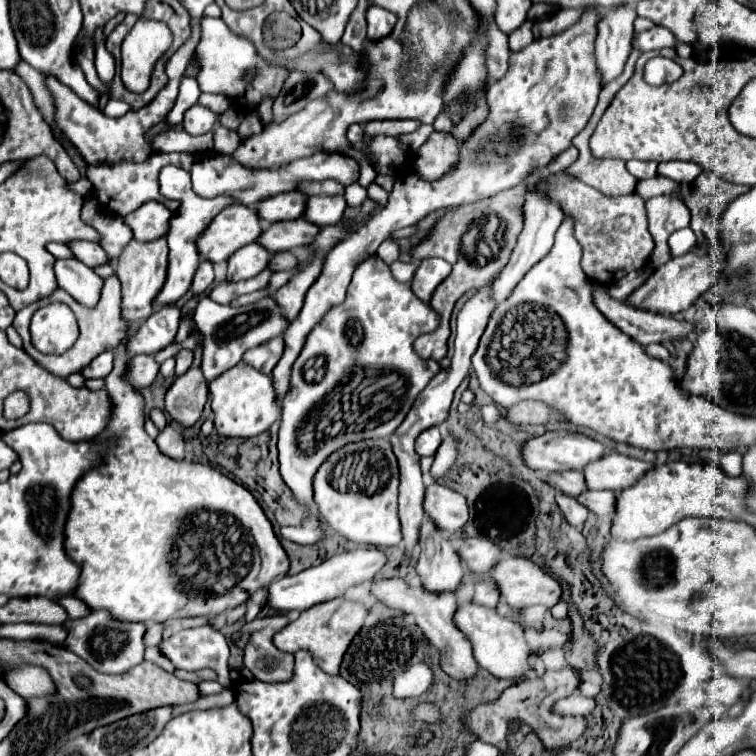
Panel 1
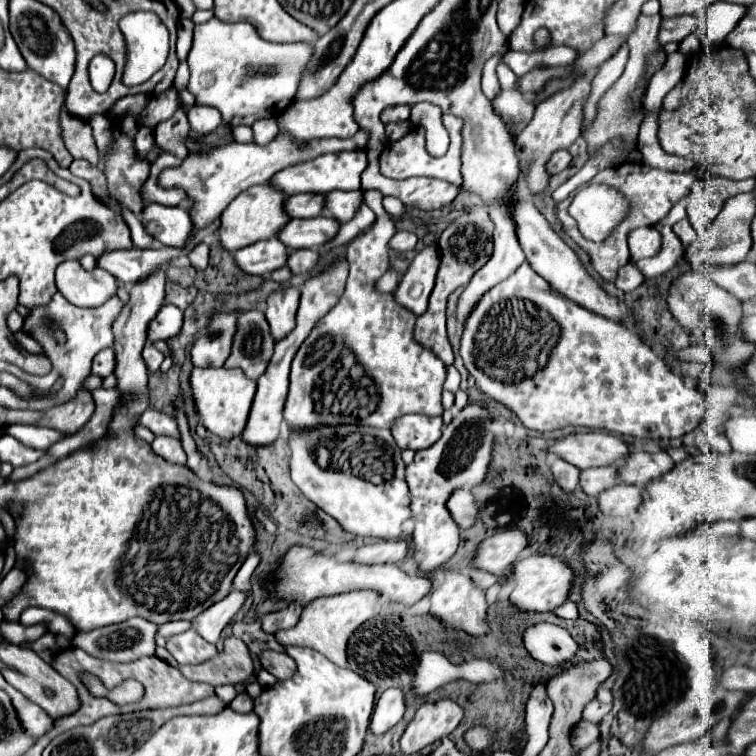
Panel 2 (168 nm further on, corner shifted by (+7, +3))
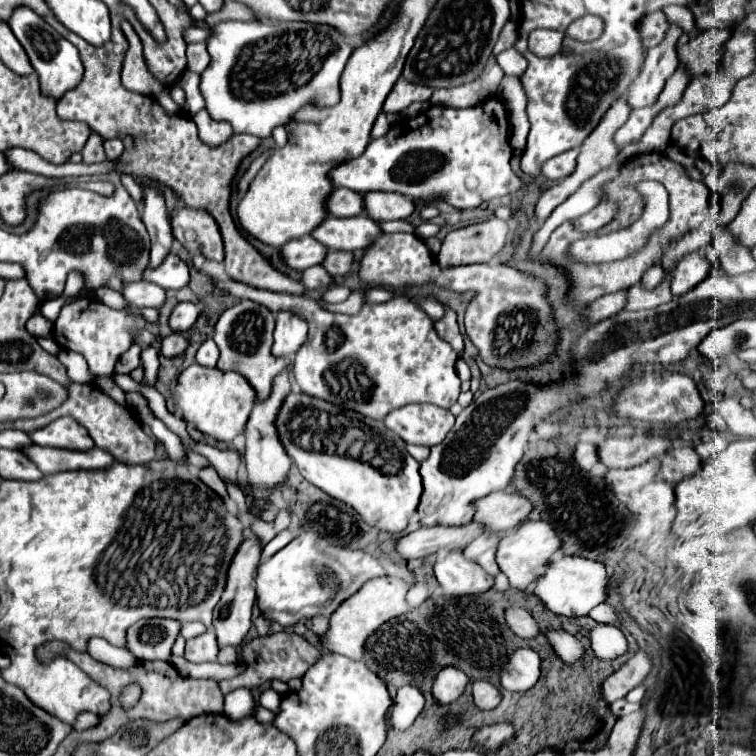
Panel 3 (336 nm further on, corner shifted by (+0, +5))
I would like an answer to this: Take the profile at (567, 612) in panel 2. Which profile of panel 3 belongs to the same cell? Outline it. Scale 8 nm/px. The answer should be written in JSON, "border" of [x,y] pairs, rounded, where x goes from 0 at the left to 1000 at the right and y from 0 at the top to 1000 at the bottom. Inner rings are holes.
{"border":[[[791,800],[791,803],[786,803],[778,811],[778,816],[783,816],[788,824],[812,824],[812,827],[820,827],[815,806],[807,803],[807,800]]]}

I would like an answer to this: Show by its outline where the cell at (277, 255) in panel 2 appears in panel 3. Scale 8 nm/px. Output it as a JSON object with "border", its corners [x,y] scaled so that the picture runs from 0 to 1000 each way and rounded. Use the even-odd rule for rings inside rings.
{"border":[[[405,311],[399,316],[389,316],[389,319],[381,319],[378,324],[373,324],[370,337],[376,340],[376,348],[384,356],[399,358],[413,351],[423,351],[431,337],[431,327]]]}

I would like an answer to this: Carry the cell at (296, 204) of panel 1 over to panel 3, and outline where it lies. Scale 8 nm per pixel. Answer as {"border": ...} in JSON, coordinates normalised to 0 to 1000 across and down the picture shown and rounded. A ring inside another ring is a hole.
{"border":[[[444,247],[431,261],[431,279],[434,279],[434,284],[468,287],[468,284],[476,284],[479,276],[481,276],[479,258],[471,255],[471,253],[463,253],[463,250]]]}

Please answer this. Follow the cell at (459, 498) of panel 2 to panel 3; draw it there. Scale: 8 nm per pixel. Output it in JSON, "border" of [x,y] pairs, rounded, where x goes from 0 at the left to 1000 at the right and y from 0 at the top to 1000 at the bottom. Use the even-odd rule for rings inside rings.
{"border":[[[656,649],[627,663],[627,673],[630,673],[627,689],[638,692],[640,700],[672,702],[685,697],[698,684],[704,668],[690,655]]]}

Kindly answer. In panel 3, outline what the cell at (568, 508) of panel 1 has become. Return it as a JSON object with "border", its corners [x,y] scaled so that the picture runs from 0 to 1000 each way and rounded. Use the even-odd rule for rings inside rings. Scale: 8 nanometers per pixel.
{"border":[[[765,586],[759,594],[759,610],[767,620],[780,620],[788,612],[788,591],[783,586]]]}

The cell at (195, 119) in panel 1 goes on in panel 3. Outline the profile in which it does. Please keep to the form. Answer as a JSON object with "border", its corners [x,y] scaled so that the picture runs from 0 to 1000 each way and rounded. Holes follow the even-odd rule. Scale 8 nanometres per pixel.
{"border":[[[267,144],[265,149],[259,149],[254,157],[257,157],[259,165],[262,165],[262,181],[265,181],[272,192],[278,192],[278,194],[286,194],[286,192],[296,189],[296,187],[307,179],[304,165],[299,165],[299,160],[283,160],[283,157],[272,149],[272,144]]]}

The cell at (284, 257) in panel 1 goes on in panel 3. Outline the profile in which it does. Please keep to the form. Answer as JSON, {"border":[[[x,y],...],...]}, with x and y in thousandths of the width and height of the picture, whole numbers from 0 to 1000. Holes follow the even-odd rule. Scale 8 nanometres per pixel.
{"border":[[[434,332],[429,345],[426,345],[426,353],[437,364],[455,364],[455,361],[460,361],[463,348],[466,348],[466,335],[460,335],[460,332]]]}

